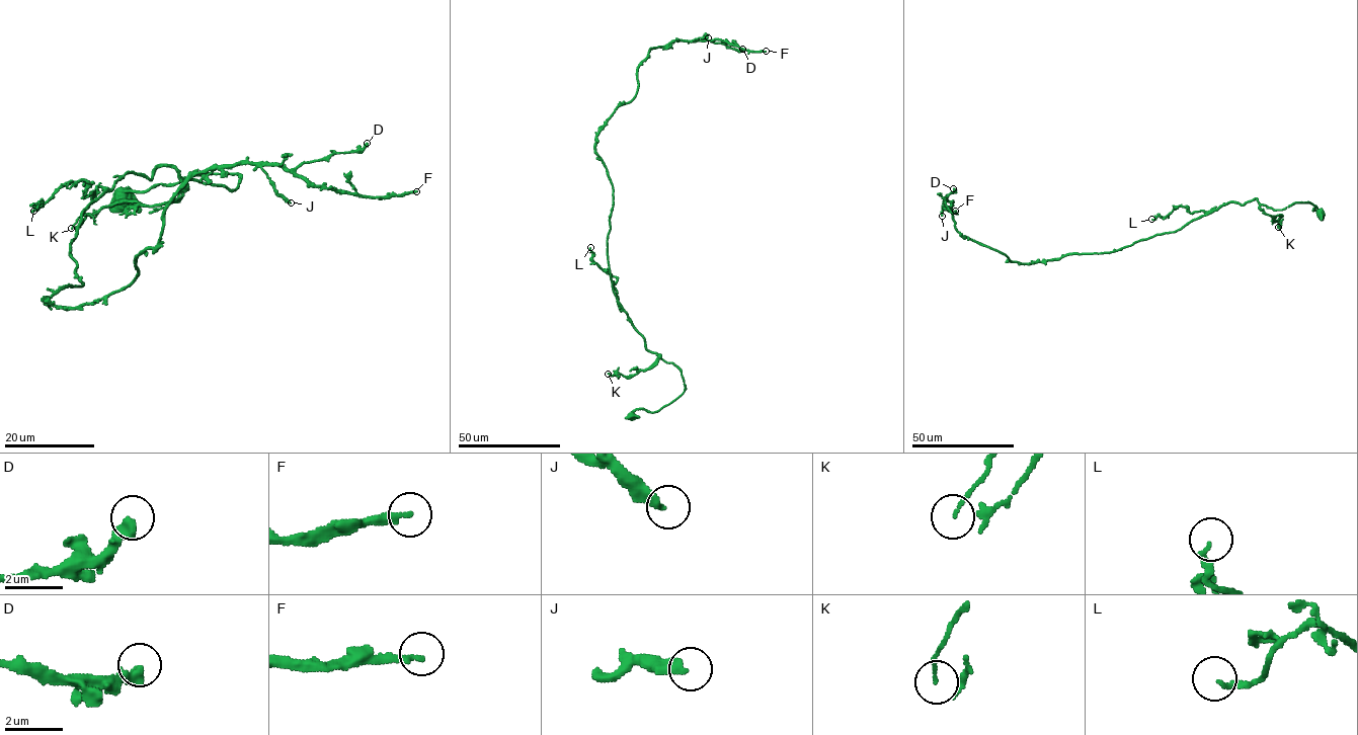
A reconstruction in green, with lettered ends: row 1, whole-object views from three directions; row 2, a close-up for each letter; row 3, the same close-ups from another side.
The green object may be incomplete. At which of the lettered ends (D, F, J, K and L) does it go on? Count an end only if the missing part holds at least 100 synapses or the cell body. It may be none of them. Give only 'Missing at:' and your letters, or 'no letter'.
Missing at: F

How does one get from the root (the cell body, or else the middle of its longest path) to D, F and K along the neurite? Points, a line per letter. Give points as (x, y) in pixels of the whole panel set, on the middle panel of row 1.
D: (630, 415), (685, 386), (613, 291), (613, 188), (596, 135), (635, 96), (650, 49), (742, 49)
F: (630, 415), (685, 386), (613, 291), (613, 188), (596, 135), (635, 96), (650, 49), (717, 38), (766, 51)
K: (630, 415), (635, 409), (657, 411), (676, 399), (685, 388), (682, 372), (659, 354), (635, 374), (608, 374)

